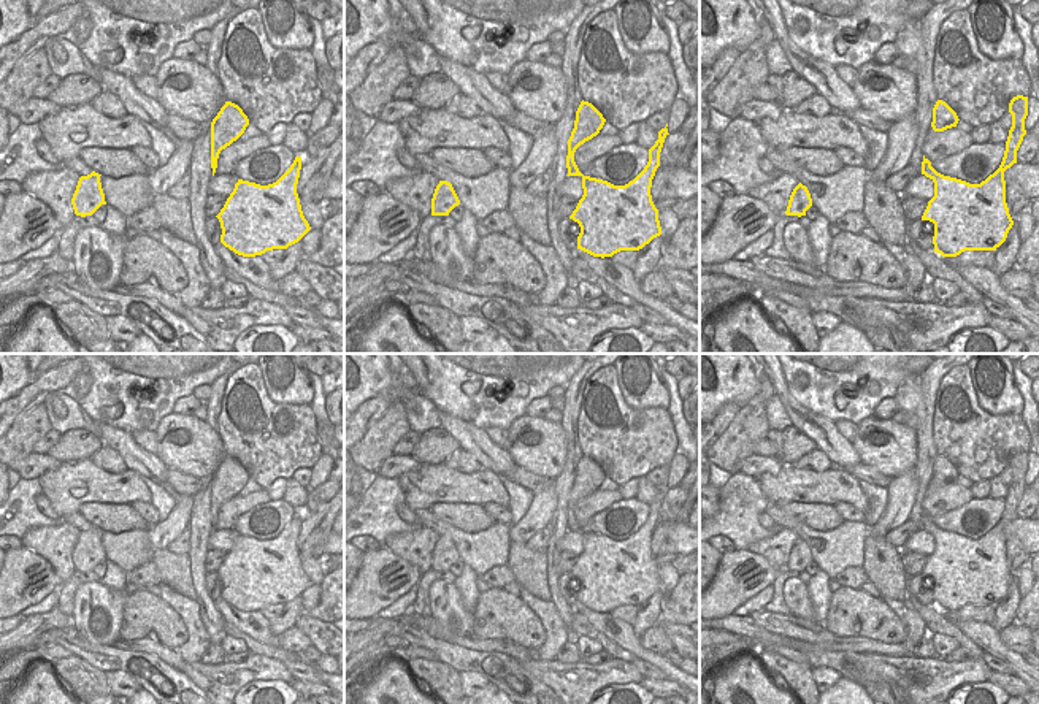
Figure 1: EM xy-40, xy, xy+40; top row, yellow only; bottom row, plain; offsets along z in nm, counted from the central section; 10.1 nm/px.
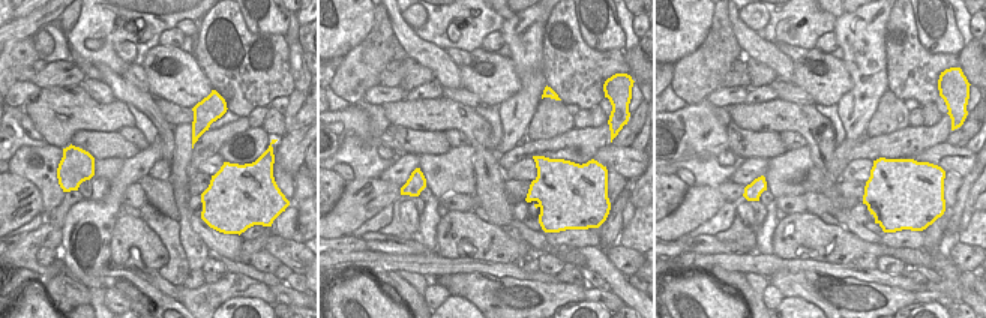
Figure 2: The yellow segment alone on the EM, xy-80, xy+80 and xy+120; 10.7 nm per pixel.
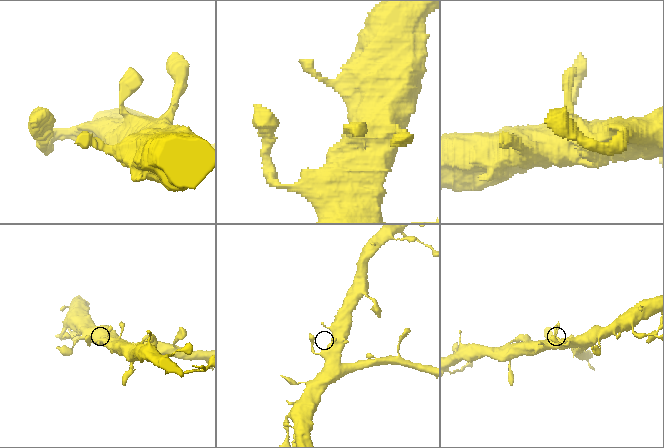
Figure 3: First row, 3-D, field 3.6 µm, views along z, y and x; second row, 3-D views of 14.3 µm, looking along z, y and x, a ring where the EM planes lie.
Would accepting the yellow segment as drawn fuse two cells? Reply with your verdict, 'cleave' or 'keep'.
keep

